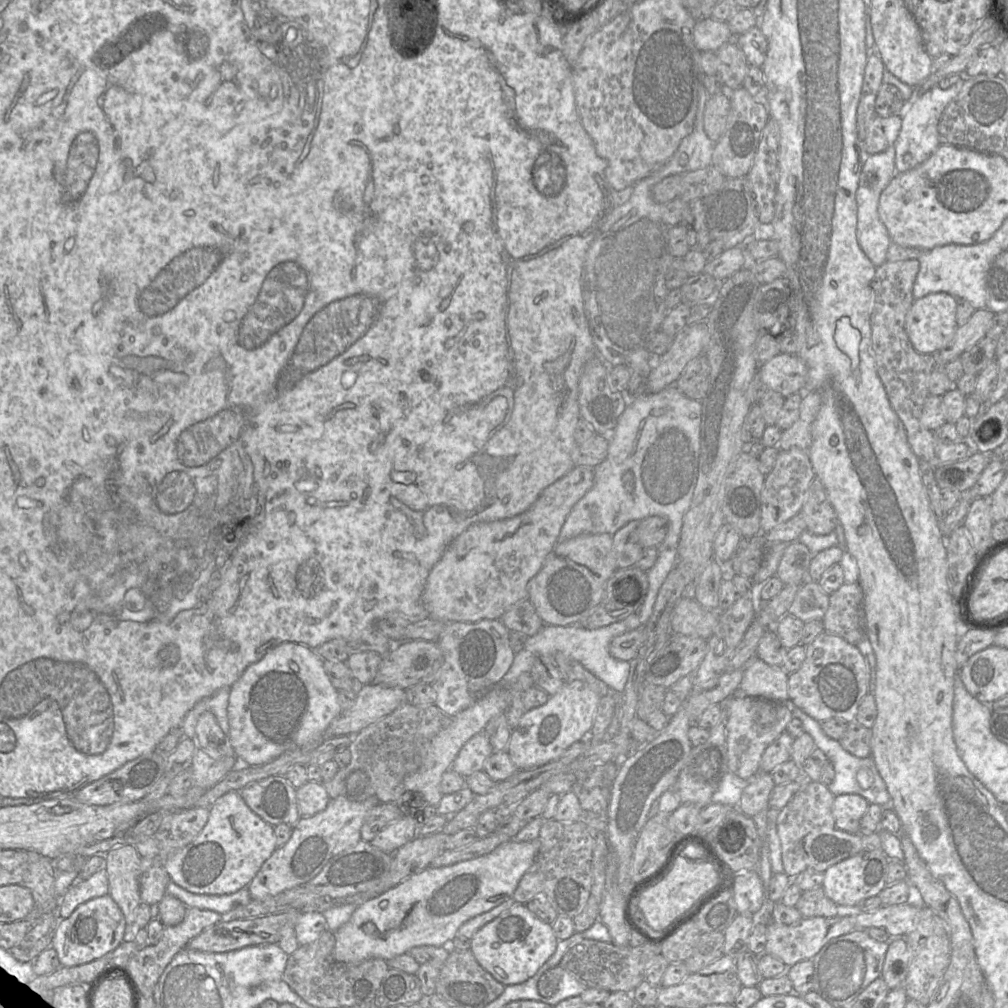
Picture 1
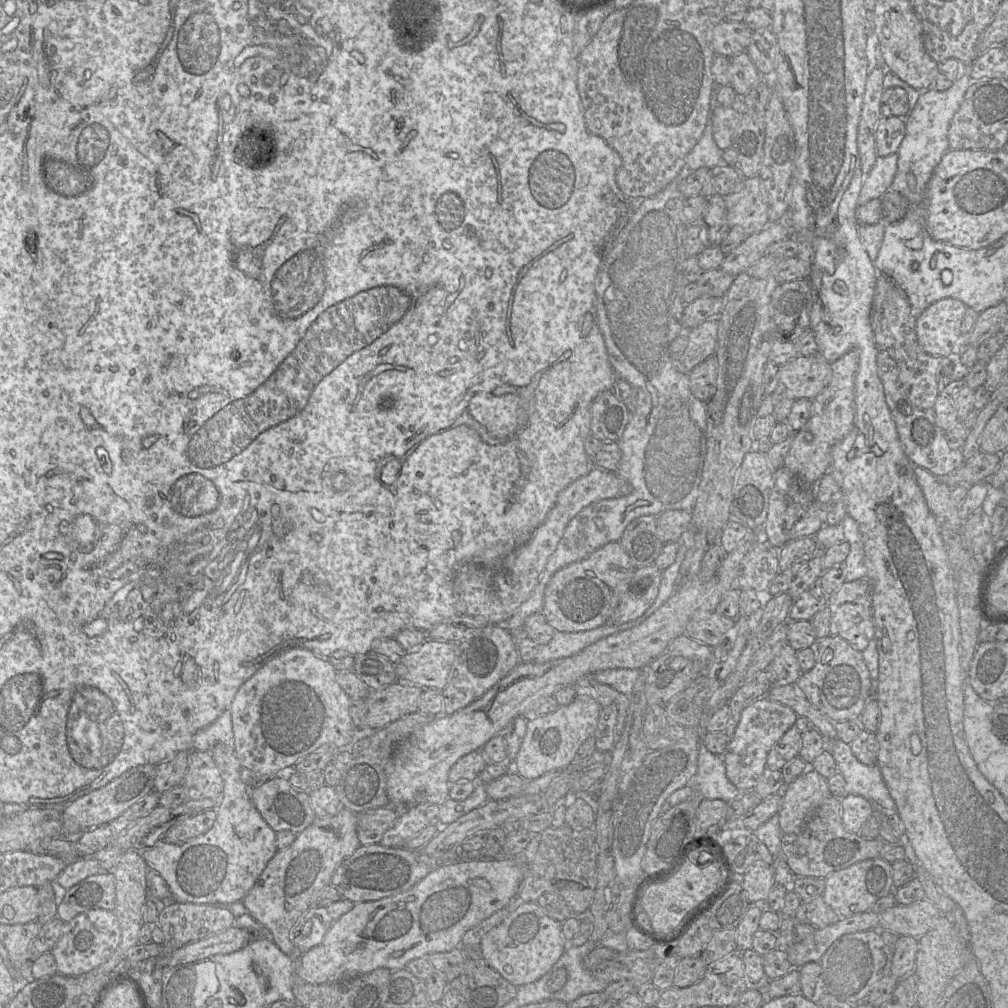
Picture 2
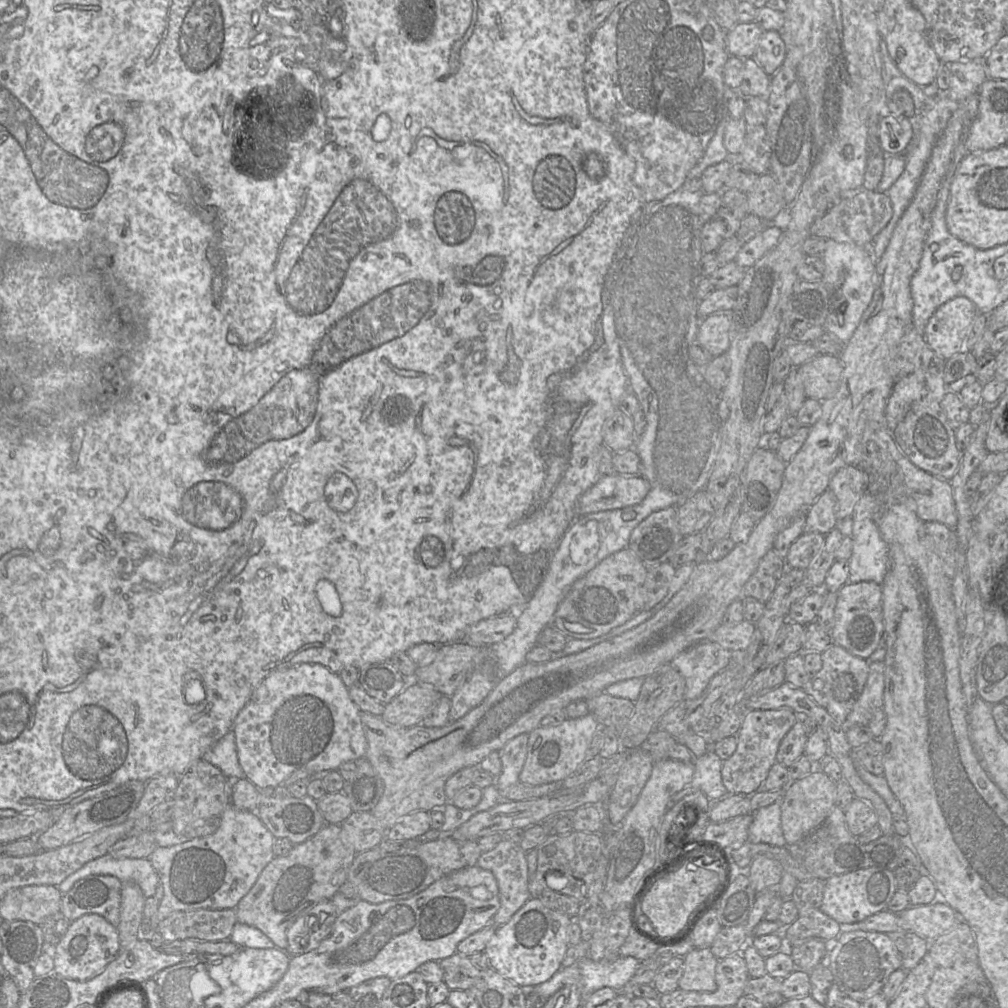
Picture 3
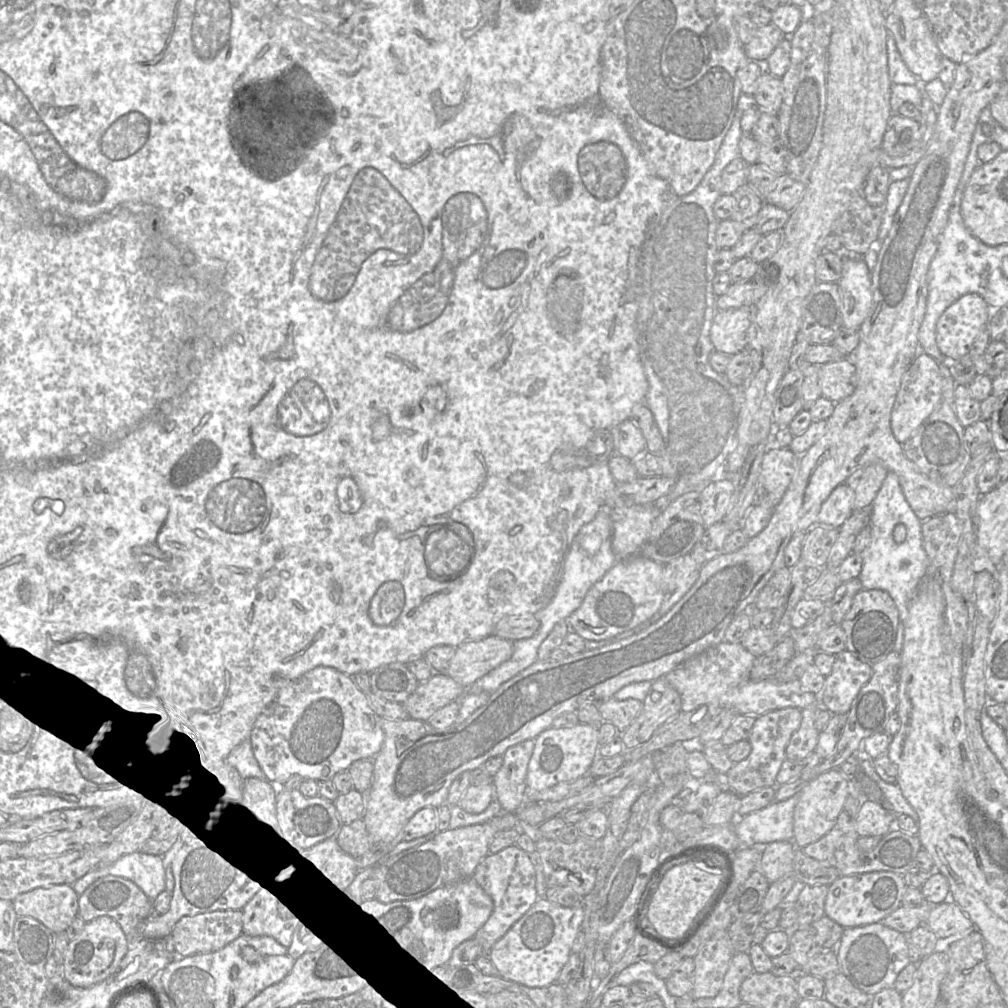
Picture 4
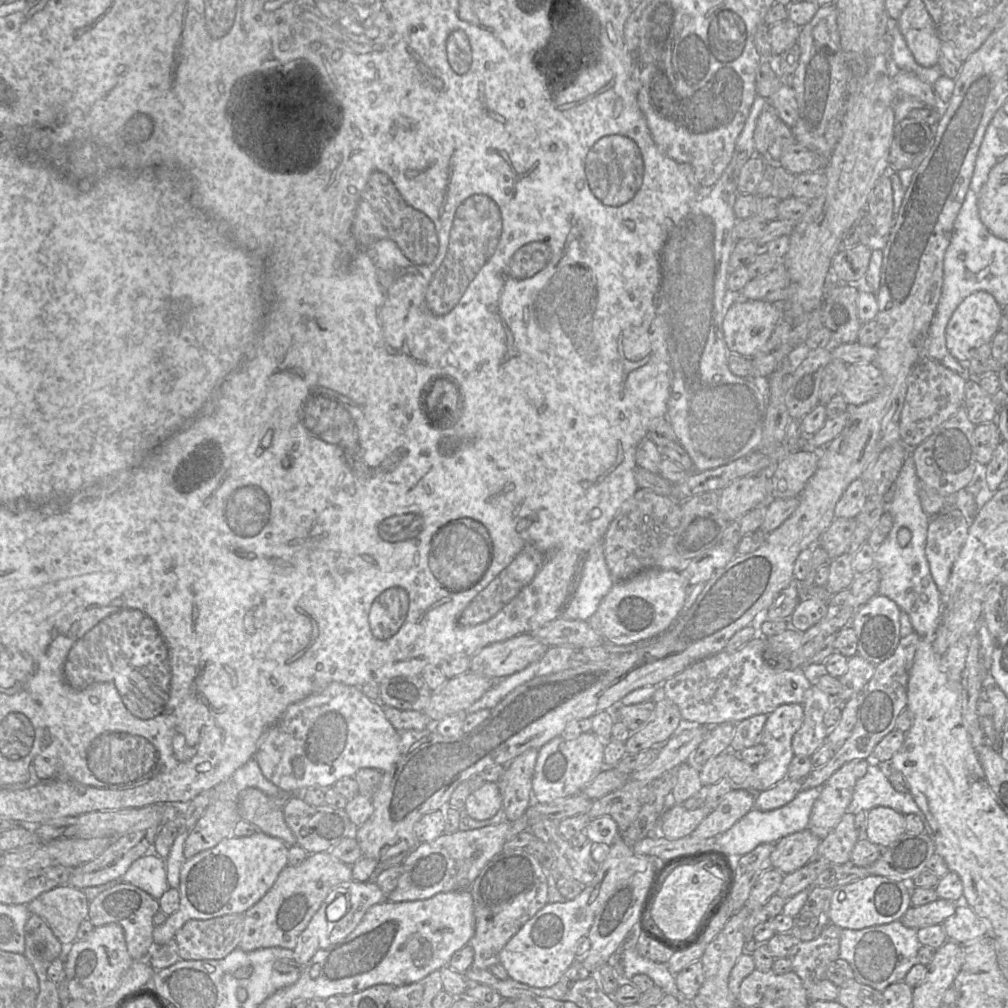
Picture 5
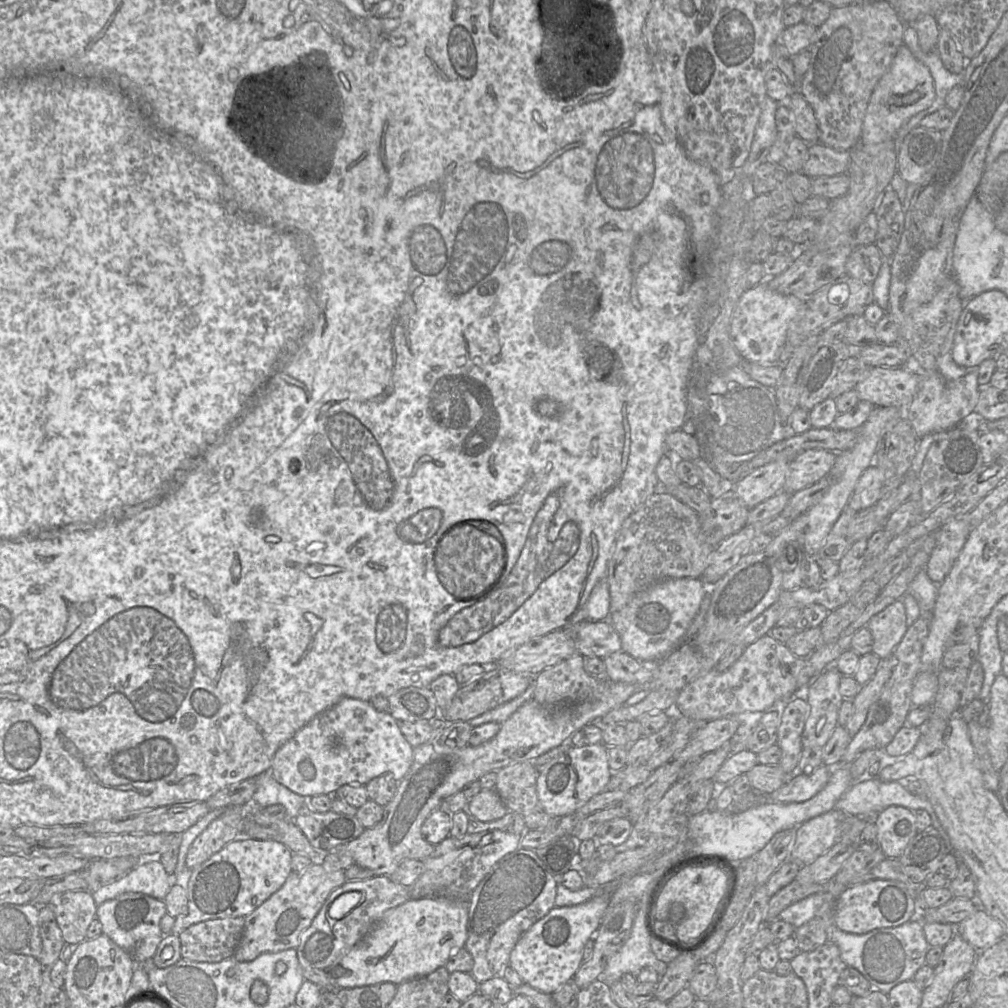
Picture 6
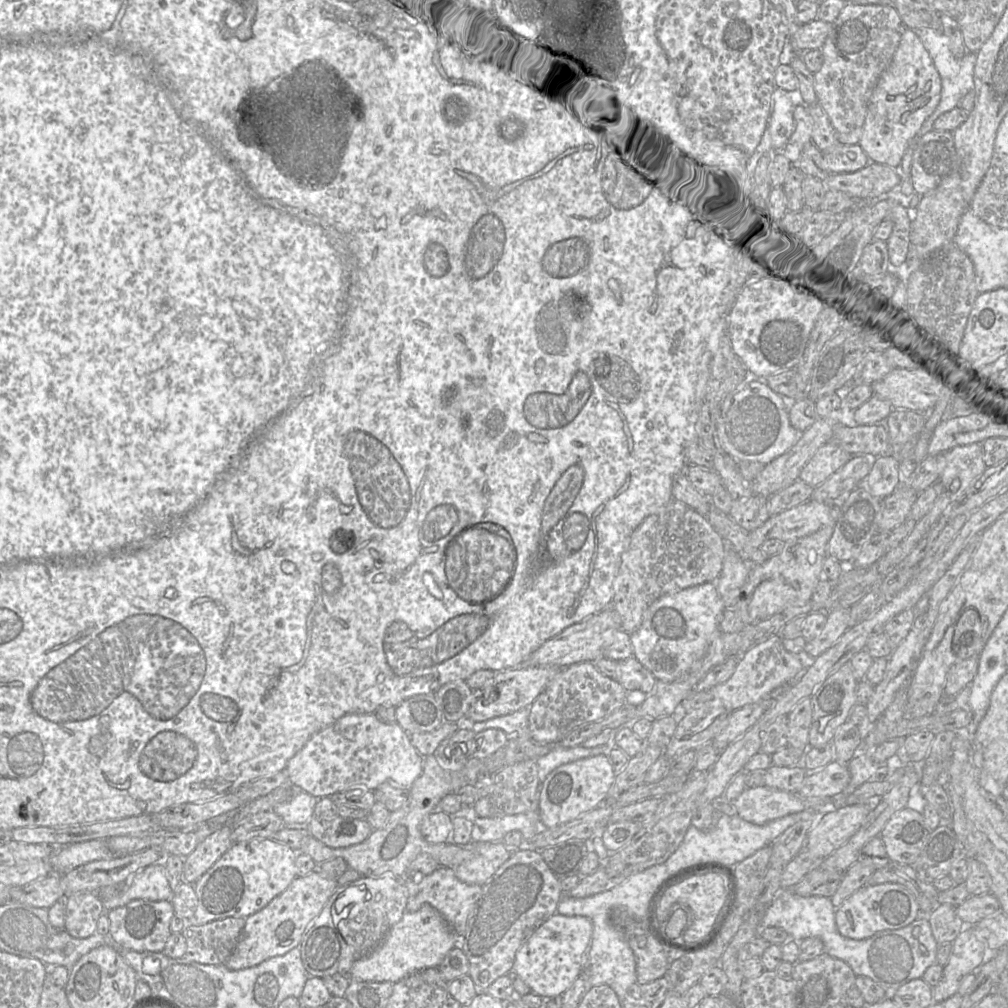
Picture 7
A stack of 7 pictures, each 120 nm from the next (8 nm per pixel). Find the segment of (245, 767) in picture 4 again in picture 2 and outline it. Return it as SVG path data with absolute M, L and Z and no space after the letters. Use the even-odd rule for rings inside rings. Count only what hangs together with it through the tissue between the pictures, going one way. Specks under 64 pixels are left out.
M226 709L213 723L198 730L192 742L192 749L207 752L215 744L224 743L234 747L231 713Z

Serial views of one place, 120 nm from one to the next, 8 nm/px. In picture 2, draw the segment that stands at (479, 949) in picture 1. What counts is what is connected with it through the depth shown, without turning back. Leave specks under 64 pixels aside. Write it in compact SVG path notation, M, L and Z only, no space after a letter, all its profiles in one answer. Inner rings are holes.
M518 901L511 905L509 915L483 936L480 947L482 957L487 964L504 979L518 987L537 981L544 976L563 955L567 948L567 941L562 936L561 923L546 915L537 902Z

